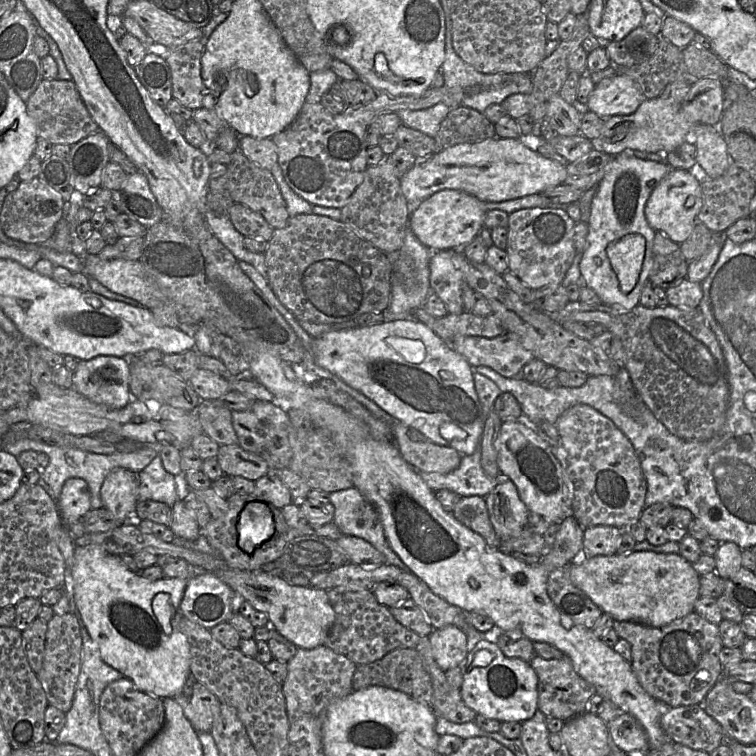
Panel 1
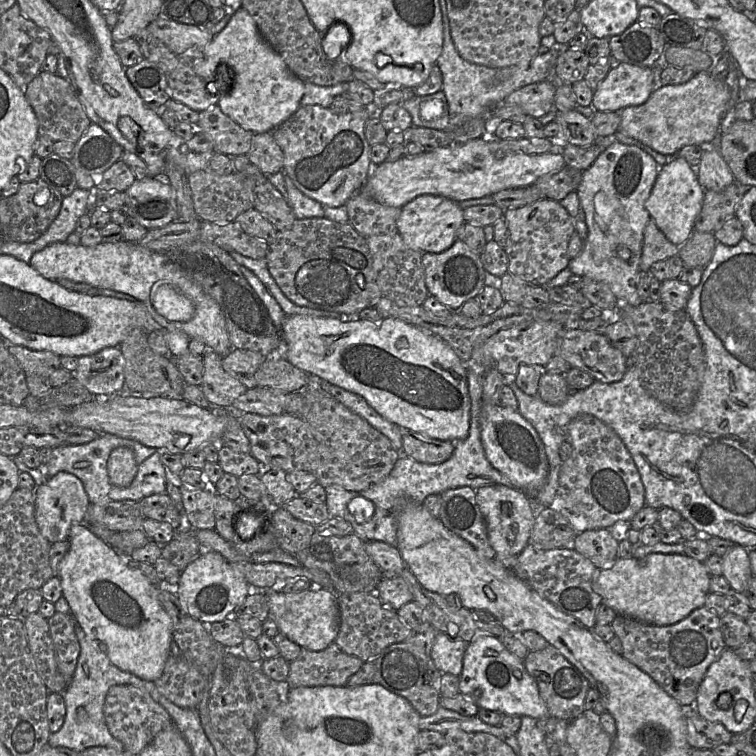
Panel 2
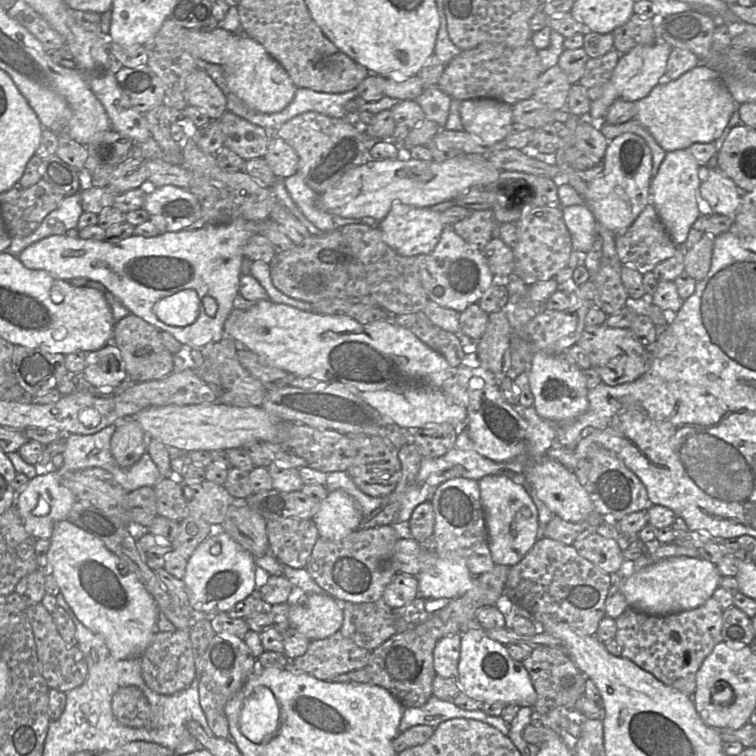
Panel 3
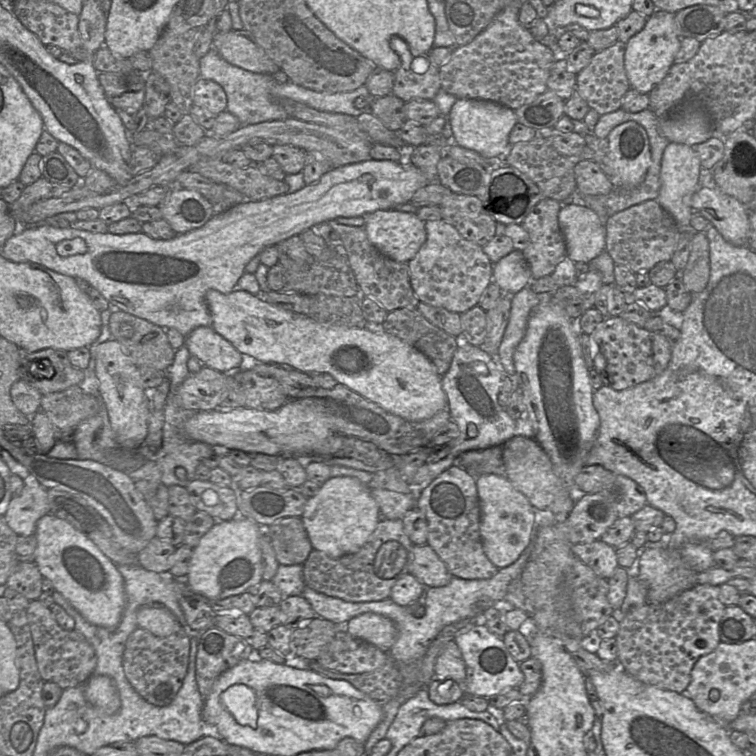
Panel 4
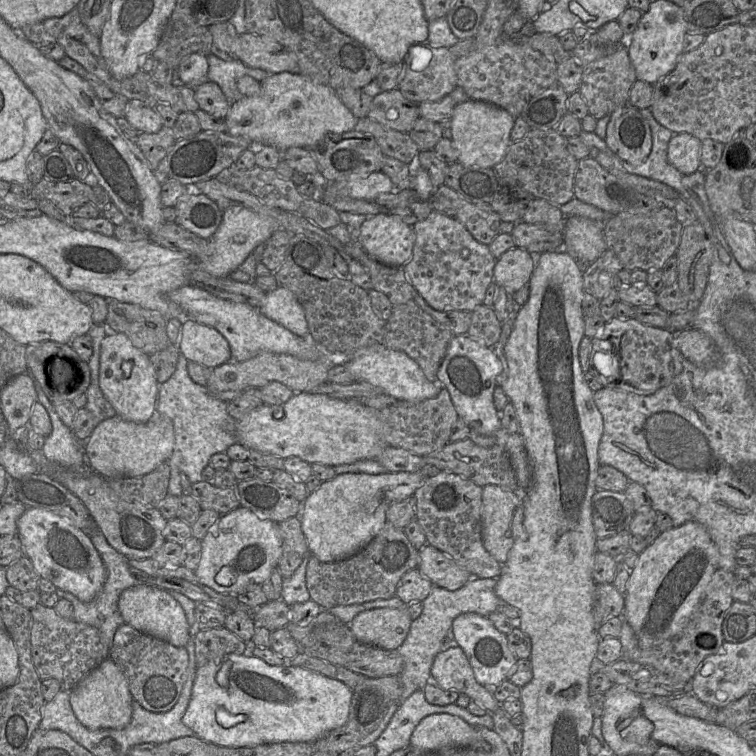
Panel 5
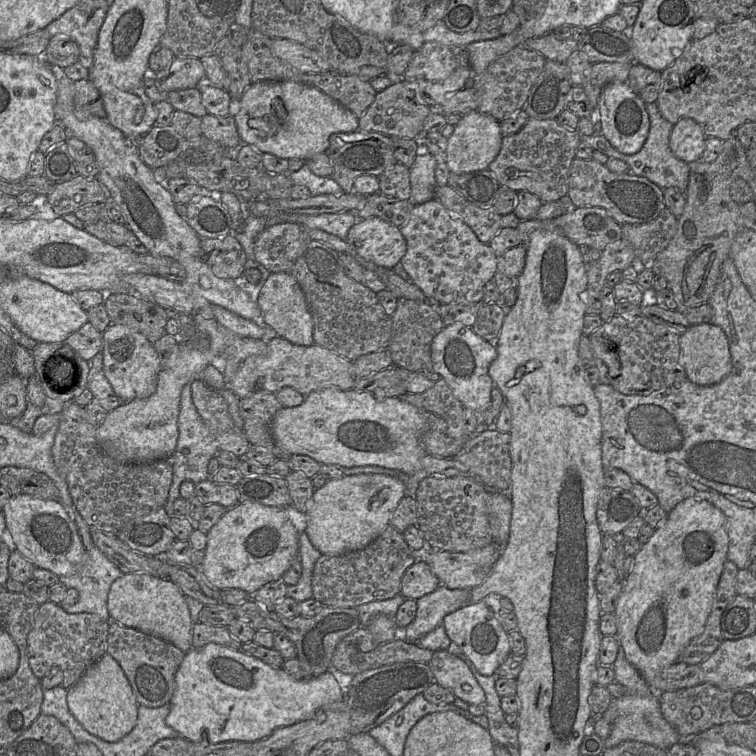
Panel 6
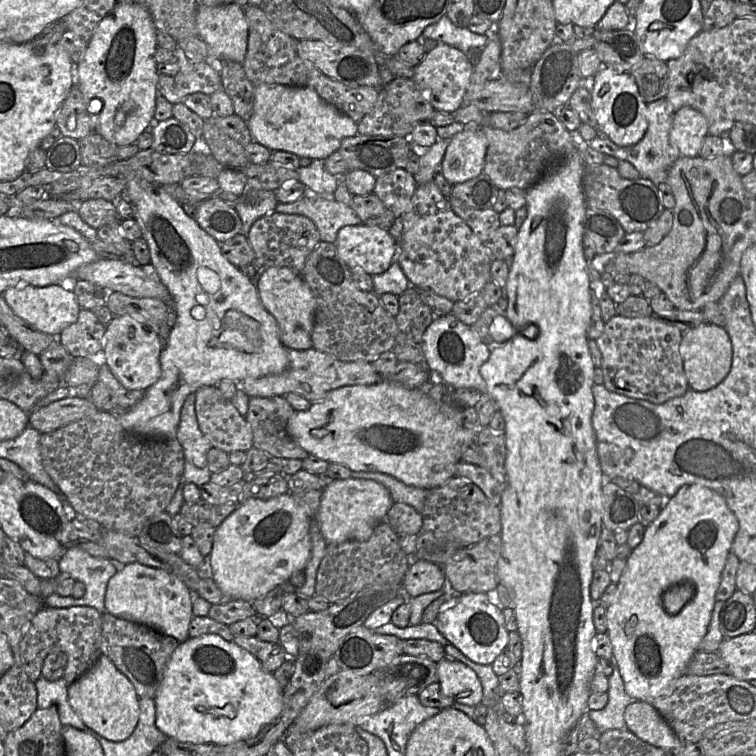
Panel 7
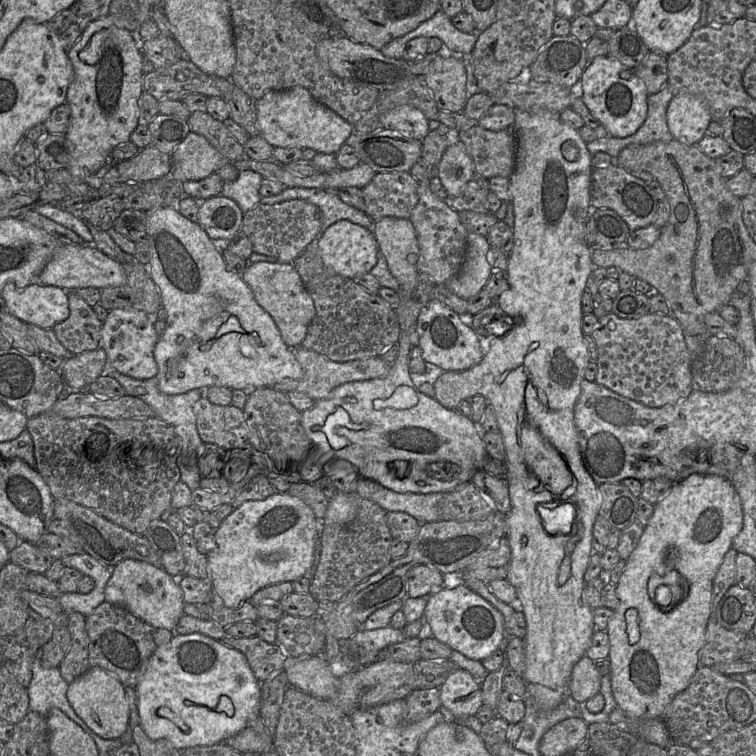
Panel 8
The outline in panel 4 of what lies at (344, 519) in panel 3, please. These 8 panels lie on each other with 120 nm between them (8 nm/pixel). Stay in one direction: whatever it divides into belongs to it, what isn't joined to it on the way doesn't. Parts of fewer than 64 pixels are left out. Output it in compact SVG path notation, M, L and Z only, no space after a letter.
M339 476L339 477L329 478L325 483L323 483L320 486L320 489L318 490L318 492L314 496L307 498L307 502L305 504L304 512L301 516L301 519L302 519L303 525L306 529L306 532L308 534L308 538L311 542L313 549L324 552L329 557L338 558L338 557L342 557L342 556L347 555L347 554L357 552L365 544L365 542L368 540L370 535L374 532L379 521L381 519L386 519L386 518L381 517L381 512L380 512L379 506L378 506L377 502L375 501L375 499L373 498L368 486L364 485L356 477Z

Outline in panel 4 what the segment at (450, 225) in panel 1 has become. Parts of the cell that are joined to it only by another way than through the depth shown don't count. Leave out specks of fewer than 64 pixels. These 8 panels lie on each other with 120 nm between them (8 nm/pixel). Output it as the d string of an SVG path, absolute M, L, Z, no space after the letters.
M389 209L363 217L369 241L396 262L408 263L426 241L425 222L415 213Z

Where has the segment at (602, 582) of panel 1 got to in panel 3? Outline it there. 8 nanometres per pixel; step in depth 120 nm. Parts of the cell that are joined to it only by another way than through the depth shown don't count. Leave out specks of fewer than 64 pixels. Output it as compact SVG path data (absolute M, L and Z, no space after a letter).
M669 557L621 577L620 590L629 607L656 616L692 610L712 597L722 576L717 567L704 559Z

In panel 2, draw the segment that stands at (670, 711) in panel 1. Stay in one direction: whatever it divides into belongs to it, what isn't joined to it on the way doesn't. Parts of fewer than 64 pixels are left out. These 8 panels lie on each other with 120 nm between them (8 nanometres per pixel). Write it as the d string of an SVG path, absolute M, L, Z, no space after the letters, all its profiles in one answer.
M695 706L685 707L688 722L688 742L694 749L713 749L720 744L730 743L733 737L722 723L710 722L702 717Z

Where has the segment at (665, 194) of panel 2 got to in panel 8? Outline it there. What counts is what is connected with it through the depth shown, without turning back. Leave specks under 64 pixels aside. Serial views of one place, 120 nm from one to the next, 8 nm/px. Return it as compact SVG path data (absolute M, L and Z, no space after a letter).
M674 95L667 108L667 124L674 139L687 144L697 143L707 134L712 121L707 104L698 96Z

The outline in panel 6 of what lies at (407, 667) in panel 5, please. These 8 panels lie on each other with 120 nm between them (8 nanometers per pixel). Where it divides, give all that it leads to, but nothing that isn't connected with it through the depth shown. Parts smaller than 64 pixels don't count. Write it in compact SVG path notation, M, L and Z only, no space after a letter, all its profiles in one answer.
M440 585L434 592L416 600L416 616L405 629L400 629L398 639L415 642L441 626L446 615L471 604L469 600L470 590L449 589Z

